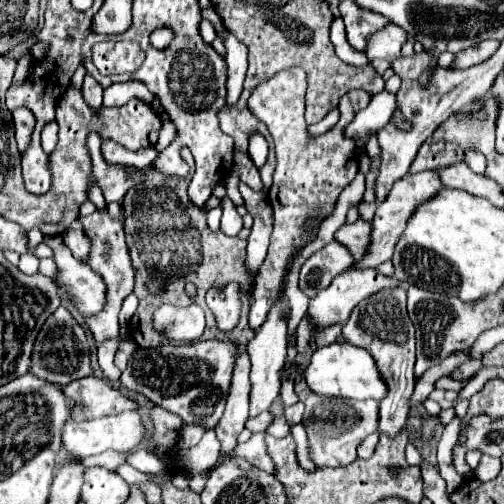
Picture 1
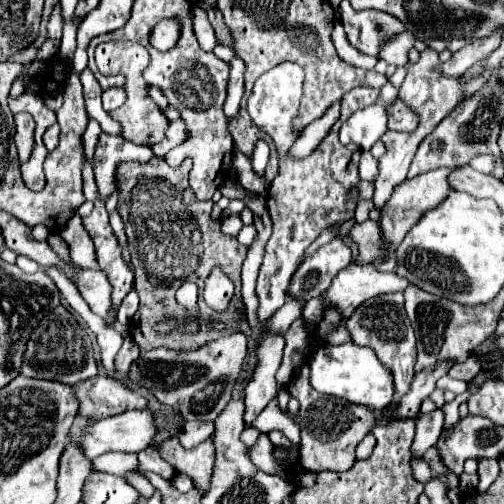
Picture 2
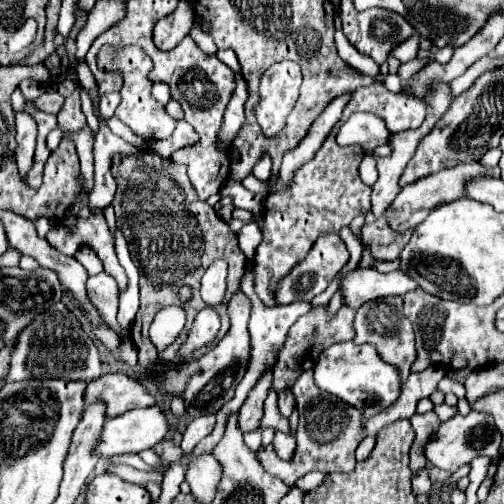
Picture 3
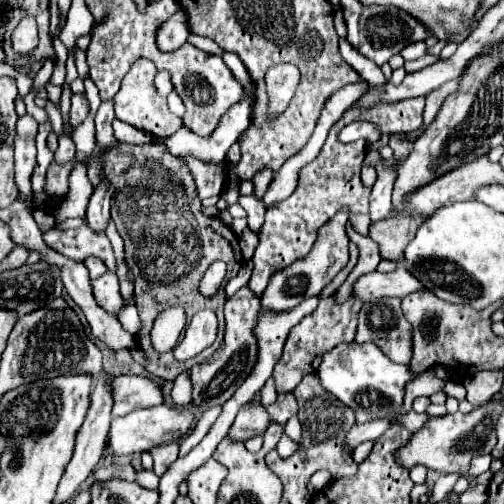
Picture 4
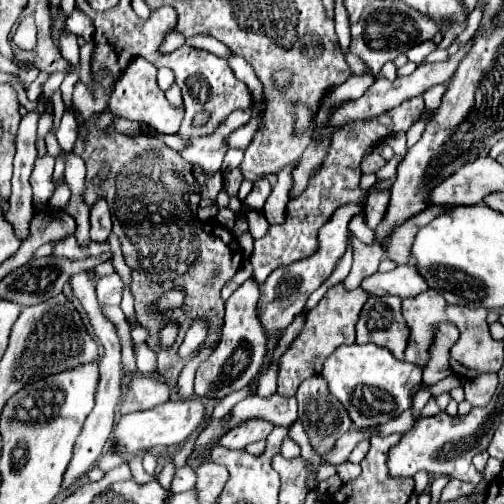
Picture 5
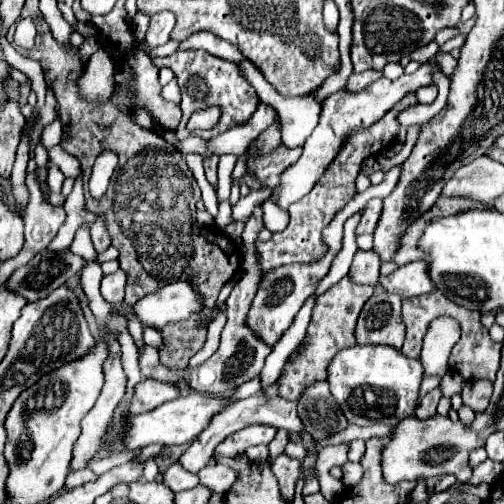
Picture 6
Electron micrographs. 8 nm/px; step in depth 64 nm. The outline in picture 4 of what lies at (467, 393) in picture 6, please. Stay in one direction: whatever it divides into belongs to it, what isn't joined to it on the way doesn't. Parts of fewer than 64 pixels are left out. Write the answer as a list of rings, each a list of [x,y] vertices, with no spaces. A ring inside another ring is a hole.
[[[484,370],[476,372],[476,376],[468,376],[464,380],[466,388],[466,400],[472,406],[486,404],[502,386],[502,370]]]

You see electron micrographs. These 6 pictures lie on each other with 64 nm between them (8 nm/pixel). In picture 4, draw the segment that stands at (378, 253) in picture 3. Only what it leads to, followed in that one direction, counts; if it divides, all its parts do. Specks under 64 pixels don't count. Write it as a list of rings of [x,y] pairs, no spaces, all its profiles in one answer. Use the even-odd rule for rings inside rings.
[[[422,214],[390,216],[386,220],[380,220],[380,224],[370,226],[370,238],[380,246],[382,258],[402,262],[406,246],[410,244],[420,224],[424,224],[426,220],[428,216],[422,216]]]

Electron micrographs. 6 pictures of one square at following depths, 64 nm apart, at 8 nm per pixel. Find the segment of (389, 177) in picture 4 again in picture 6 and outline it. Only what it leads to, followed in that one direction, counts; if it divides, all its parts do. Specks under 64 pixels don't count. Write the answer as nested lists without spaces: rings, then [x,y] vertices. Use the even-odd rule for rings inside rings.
[[[374,198],[374,200],[370,200],[366,204],[366,208],[362,212],[362,218],[360,218],[358,226],[356,226],[356,236],[360,236],[360,234],[372,234],[374,232],[376,222],[380,218],[380,208],[382,208],[382,200],[378,200],[378,198]]]

